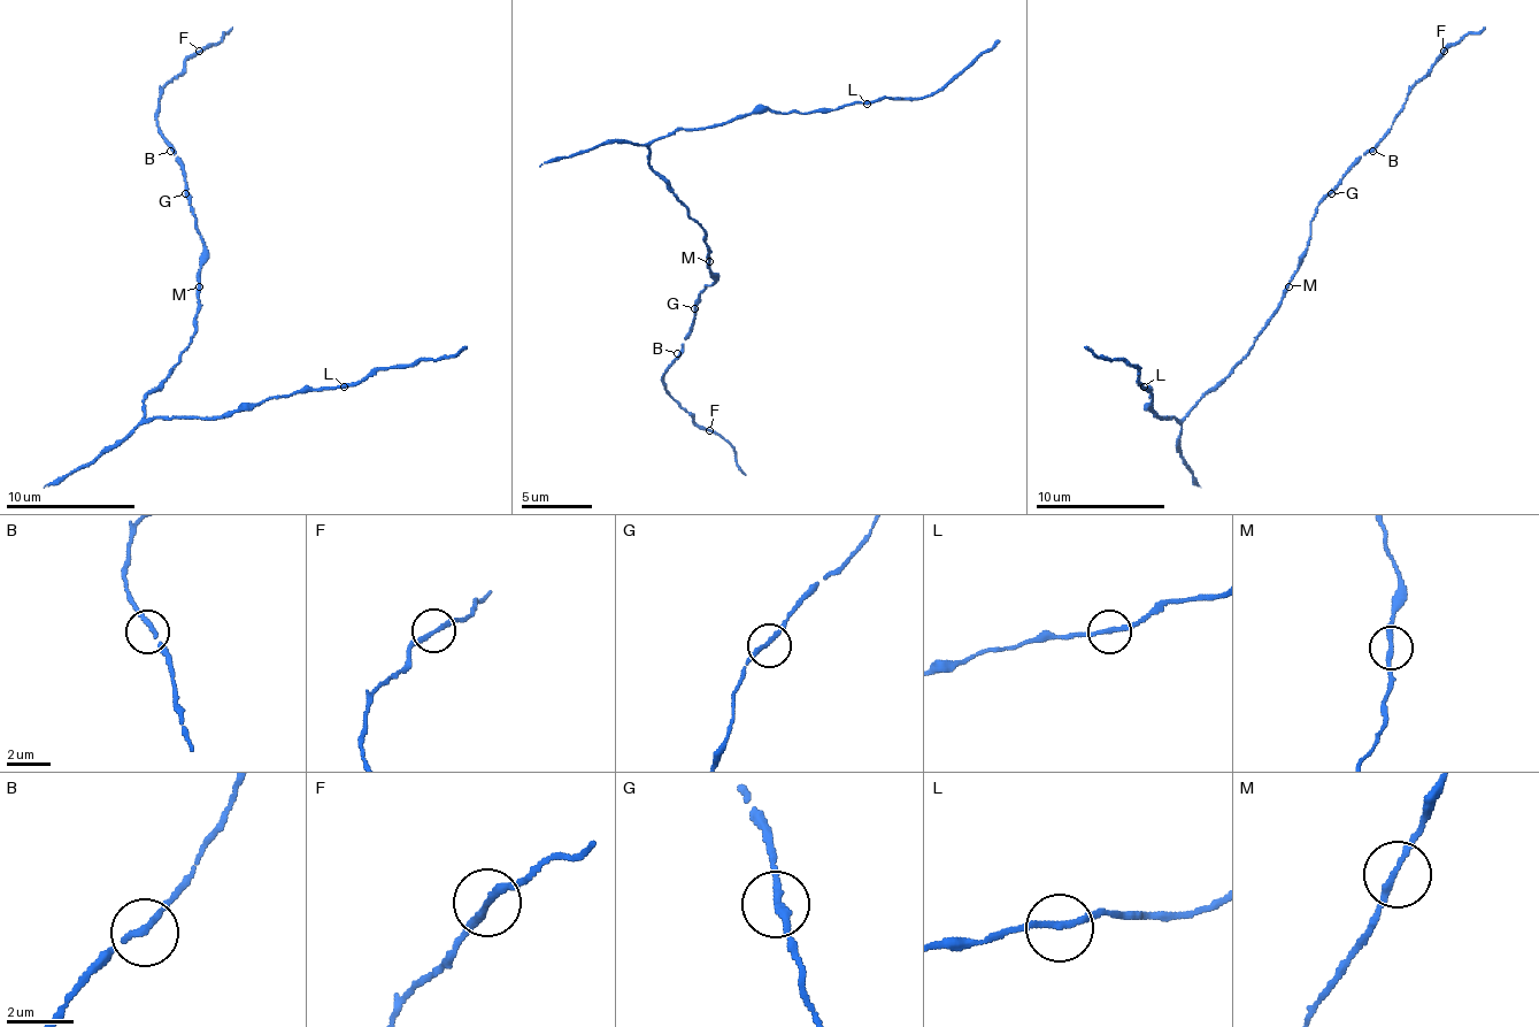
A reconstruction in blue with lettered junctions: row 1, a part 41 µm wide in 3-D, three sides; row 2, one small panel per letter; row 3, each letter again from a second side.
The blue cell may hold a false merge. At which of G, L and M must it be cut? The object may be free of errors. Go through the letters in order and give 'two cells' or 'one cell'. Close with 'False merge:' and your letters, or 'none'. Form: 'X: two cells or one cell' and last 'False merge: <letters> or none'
G: one cell
L: one cell
M: one cell
False merge: none

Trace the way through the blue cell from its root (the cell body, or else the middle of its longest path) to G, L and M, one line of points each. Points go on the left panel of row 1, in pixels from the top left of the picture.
G: (179, 358), (195, 328), (202, 267), (202, 238), (186, 192)
L: (179, 358), (170, 374), (147, 396), (144, 419), (215, 419), (235, 408), (260, 406), (276, 396), (344, 386)
M: (179, 358), (195, 328), (199, 286)

